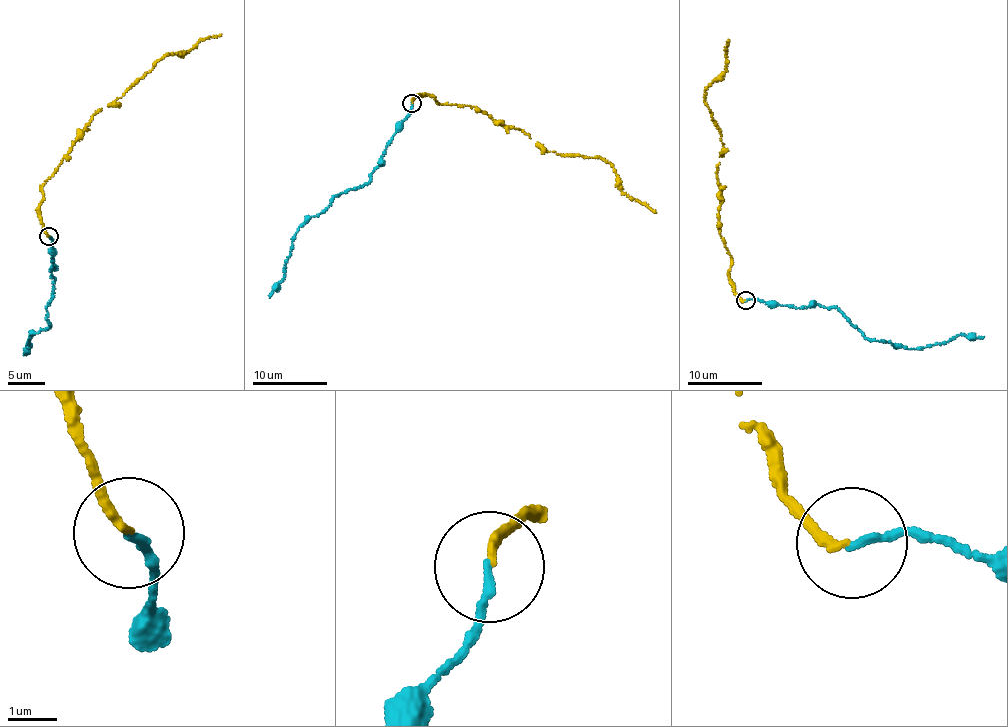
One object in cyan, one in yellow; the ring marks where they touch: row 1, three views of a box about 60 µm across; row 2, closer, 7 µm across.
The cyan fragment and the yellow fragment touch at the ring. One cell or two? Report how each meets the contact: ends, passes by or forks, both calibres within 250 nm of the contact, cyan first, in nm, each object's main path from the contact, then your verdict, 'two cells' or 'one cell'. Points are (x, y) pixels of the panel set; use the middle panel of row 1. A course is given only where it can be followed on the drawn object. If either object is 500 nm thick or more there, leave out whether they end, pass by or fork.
cyan ends there; yellow ends there; 150 nm thick on the cyan side, 180 nm on the other; cyan runs (412, 103), (371, 179), (336, 195), (299, 228), (283, 278), (269, 297); yellow runs (412, 103), (417, 95), (474, 107), (521, 130), (548, 151), (603, 158), (613, 168), (619, 189), (656, 212); two cells

